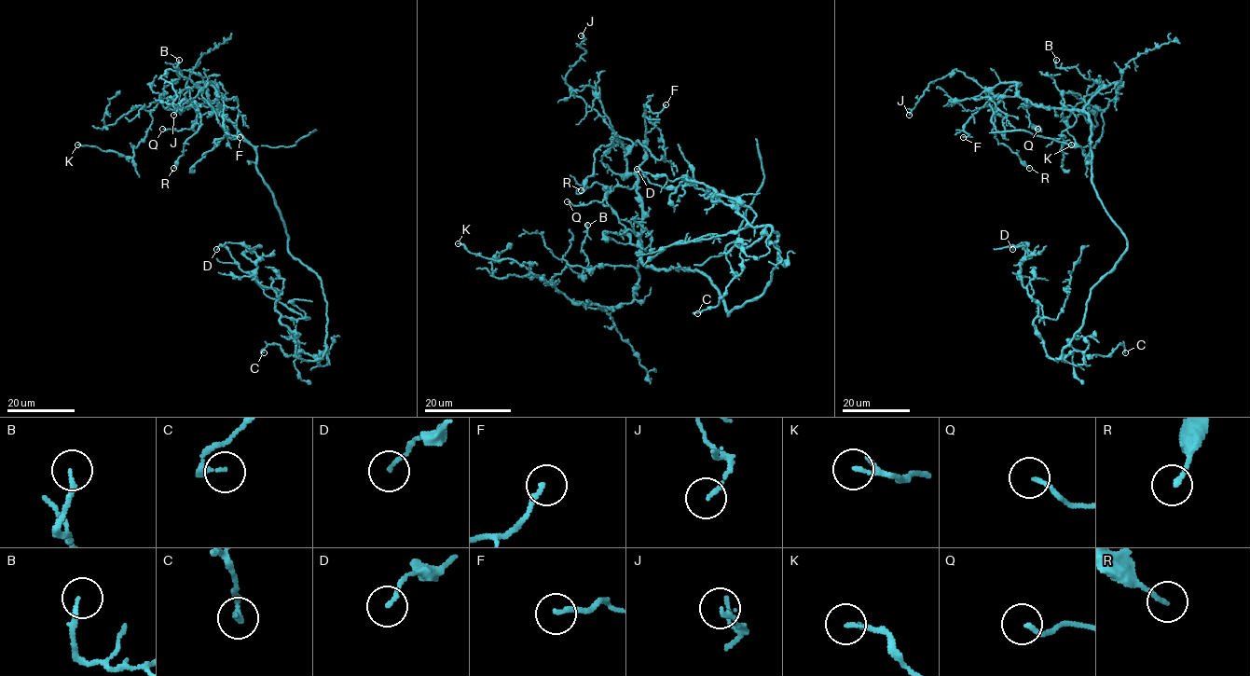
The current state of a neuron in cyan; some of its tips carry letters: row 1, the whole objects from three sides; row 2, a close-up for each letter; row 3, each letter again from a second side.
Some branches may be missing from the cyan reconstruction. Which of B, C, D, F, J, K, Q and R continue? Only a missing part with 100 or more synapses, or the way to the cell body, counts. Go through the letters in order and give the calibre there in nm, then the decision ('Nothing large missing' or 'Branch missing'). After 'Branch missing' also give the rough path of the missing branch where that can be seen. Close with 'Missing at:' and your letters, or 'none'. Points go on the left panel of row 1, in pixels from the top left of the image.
B: Thickness 130 nm. Nothing large missing
C: Thickness 240 nm. Nothing large missing
D: Thickness 130 nm. Nothing large missing
F: Thickness 180 nm. Nothing large missing
J: Thickness 150 nm. Nothing large missing
K: Thickness 180 nm. Nothing large missing
Q: Thickness 150 nm. Nothing large missing
R: Thickness 150 nm. Nothing large missing
Missing at: none

